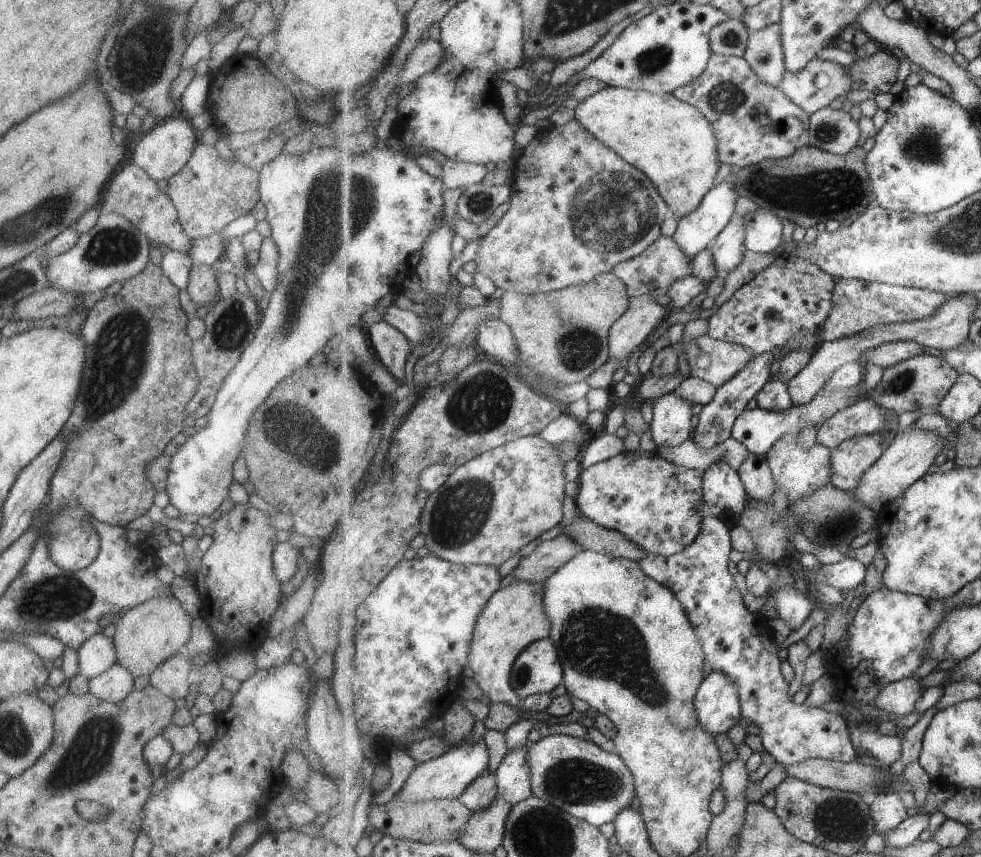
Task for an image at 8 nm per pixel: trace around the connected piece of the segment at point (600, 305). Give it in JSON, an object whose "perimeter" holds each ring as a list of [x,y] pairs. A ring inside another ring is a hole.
{"perimeter":[[[612,271],[598,275],[592,282],[580,283],[560,292],[530,296],[507,291],[501,299],[501,318],[513,328],[523,363],[536,367],[542,378],[550,377],[571,385],[588,380],[609,362],[611,331],[629,311],[632,296],[626,281]]]}

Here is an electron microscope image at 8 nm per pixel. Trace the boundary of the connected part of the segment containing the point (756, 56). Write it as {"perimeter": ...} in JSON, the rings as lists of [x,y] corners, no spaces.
{"perimeter":[[[784,21],[752,32],[744,56],[765,81],[780,88],[787,71],[787,54],[783,40]]]}

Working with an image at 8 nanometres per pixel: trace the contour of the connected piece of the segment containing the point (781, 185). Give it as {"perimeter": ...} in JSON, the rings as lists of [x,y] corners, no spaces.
{"perimeter":[[[804,144],[791,157],[783,159],[766,159],[761,163],[734,170],[732,180],[735,182],[741,198],[753,200],[760,209],[773,211],[780,218],[805,227],[822,227],[830,220],[838,220],[842,224],[860,218],[872,206],[878,205],[878,195],[874,186],[871,172],[868,170],[867,158],[869,152],[863,147],[856,147],[851,153],[839,155],[830,151]]]}

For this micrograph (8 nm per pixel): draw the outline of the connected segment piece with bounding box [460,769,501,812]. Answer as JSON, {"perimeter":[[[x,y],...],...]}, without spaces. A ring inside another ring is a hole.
{"perimeter":[[[488,769],[472,783],[460,799],[468,808],[478,812],[492,806],[500,794],[498,775]]]}

